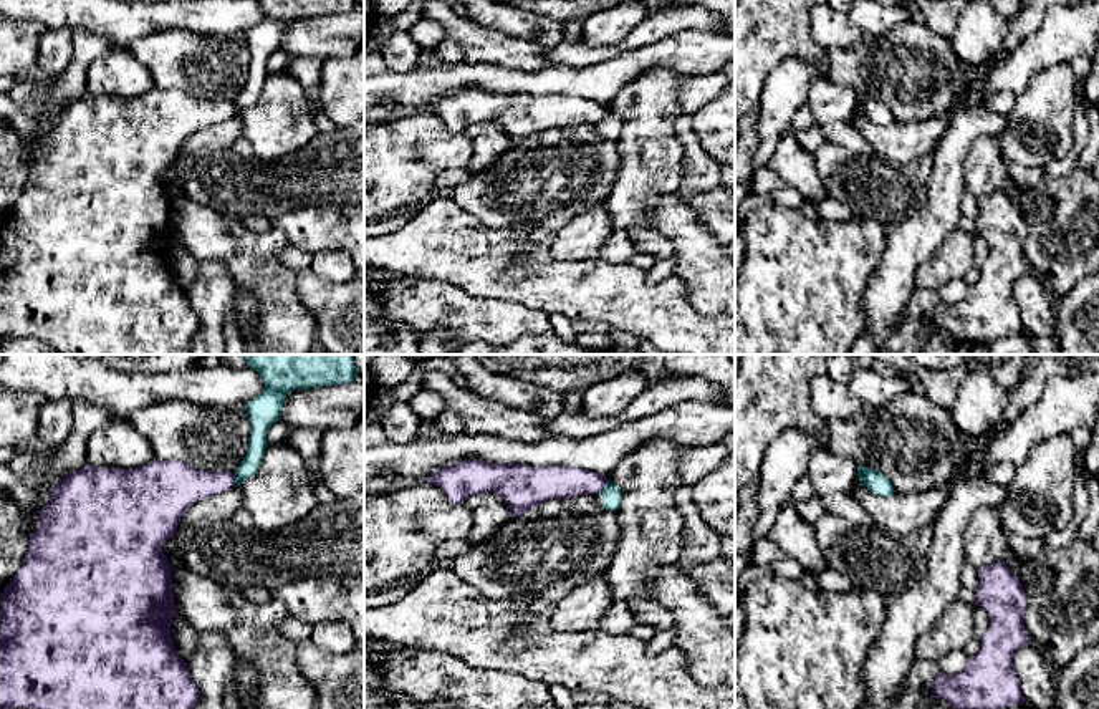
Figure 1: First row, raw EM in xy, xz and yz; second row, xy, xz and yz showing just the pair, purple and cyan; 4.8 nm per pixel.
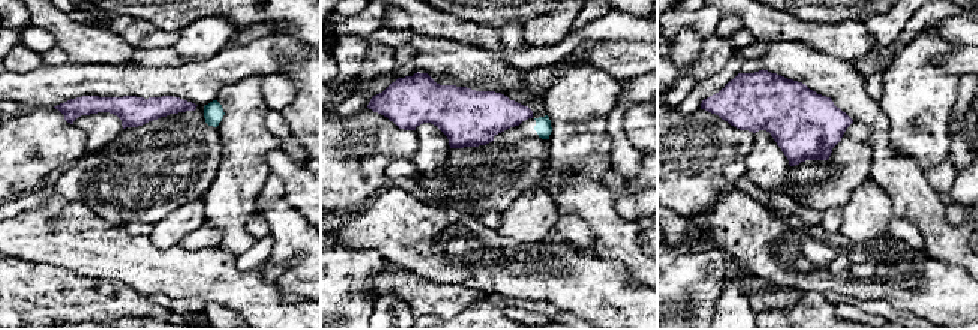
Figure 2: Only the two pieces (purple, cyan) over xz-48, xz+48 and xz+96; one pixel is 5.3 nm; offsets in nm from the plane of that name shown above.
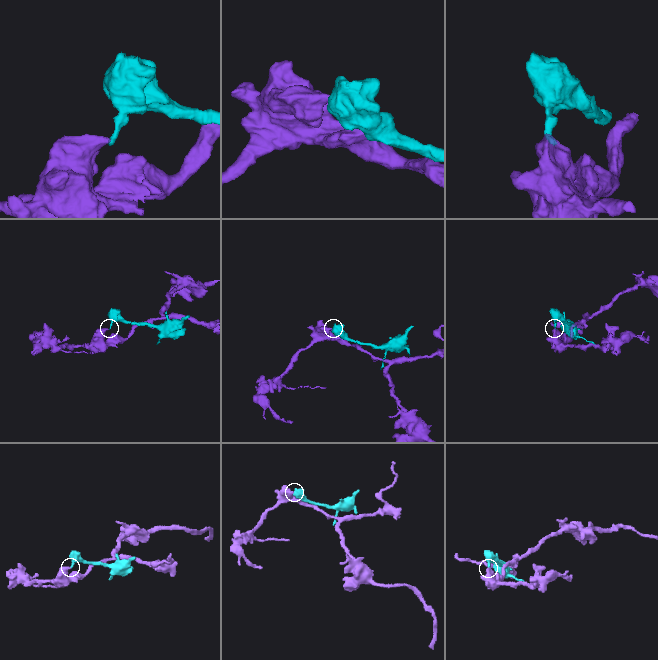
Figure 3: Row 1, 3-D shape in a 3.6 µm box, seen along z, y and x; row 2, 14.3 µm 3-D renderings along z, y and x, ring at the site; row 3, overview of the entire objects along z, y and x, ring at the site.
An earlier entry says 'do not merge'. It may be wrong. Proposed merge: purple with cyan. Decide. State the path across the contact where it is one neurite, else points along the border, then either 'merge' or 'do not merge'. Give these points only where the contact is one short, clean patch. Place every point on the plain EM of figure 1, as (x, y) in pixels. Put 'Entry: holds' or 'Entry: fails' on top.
Entry: holds
border xz (608, 110), (596, 121); do not merge

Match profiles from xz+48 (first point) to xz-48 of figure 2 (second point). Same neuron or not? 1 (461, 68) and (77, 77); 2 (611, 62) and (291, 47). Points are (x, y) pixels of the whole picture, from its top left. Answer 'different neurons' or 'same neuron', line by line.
1: different neurons
2: same neuron

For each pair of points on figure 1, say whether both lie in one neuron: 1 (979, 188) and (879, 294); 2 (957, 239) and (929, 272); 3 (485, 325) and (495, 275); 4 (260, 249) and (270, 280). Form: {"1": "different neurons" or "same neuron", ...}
{"1": "different neurons", "2": "same neuron", "3": "different neurons", "4": "same neuron"}

